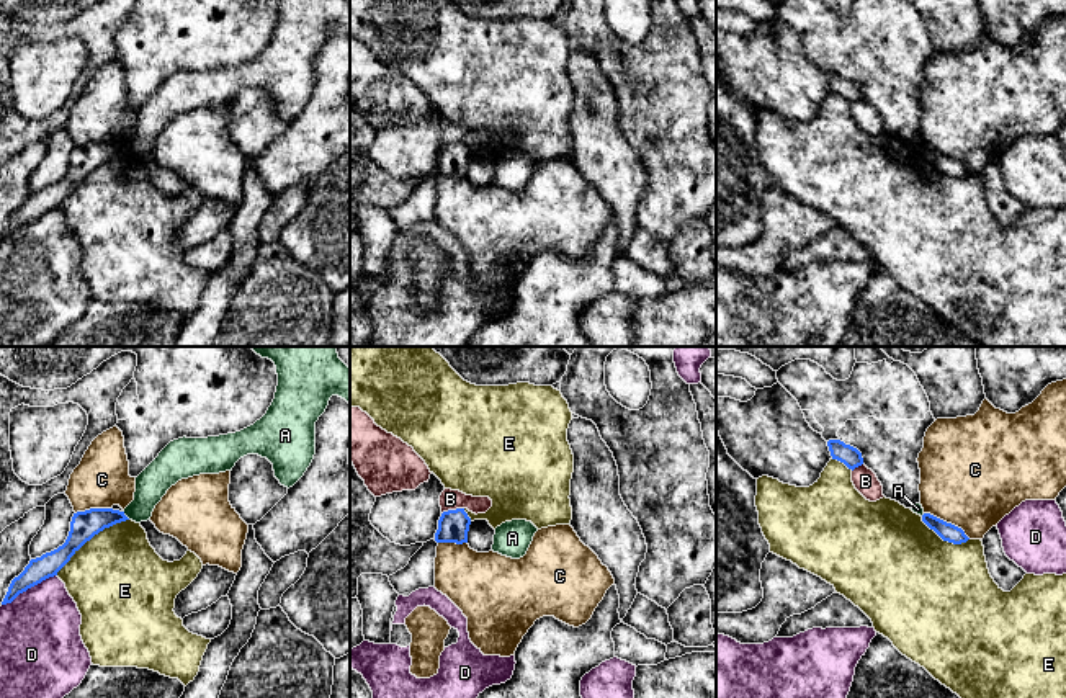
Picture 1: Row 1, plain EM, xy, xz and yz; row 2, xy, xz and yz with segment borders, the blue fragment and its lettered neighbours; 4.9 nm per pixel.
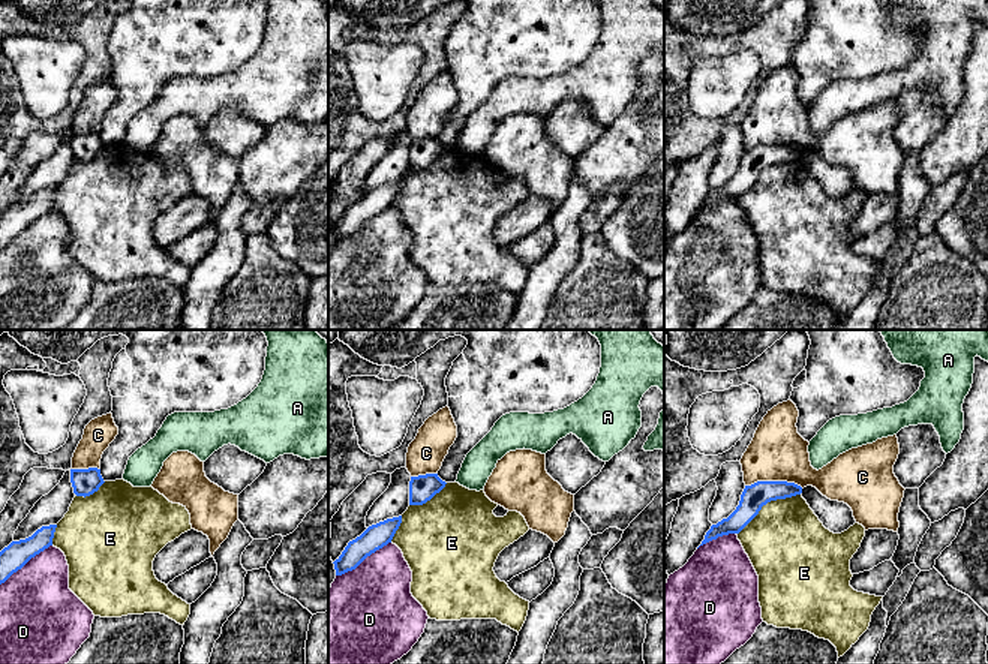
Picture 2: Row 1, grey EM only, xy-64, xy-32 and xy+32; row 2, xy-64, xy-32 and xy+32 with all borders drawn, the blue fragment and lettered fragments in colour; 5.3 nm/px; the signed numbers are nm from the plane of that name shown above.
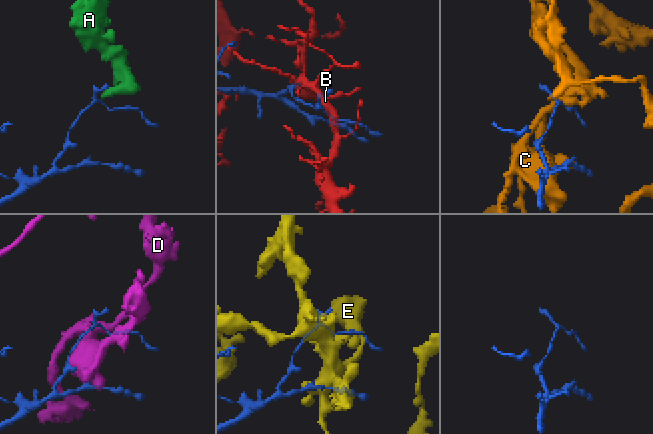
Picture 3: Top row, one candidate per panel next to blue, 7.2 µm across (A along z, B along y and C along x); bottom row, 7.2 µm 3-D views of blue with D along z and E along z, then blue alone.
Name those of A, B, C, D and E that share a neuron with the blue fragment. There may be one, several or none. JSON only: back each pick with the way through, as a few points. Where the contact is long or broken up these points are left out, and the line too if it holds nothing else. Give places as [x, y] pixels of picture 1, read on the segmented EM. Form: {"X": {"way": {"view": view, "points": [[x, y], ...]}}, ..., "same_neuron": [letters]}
{"same_neuron": []}

